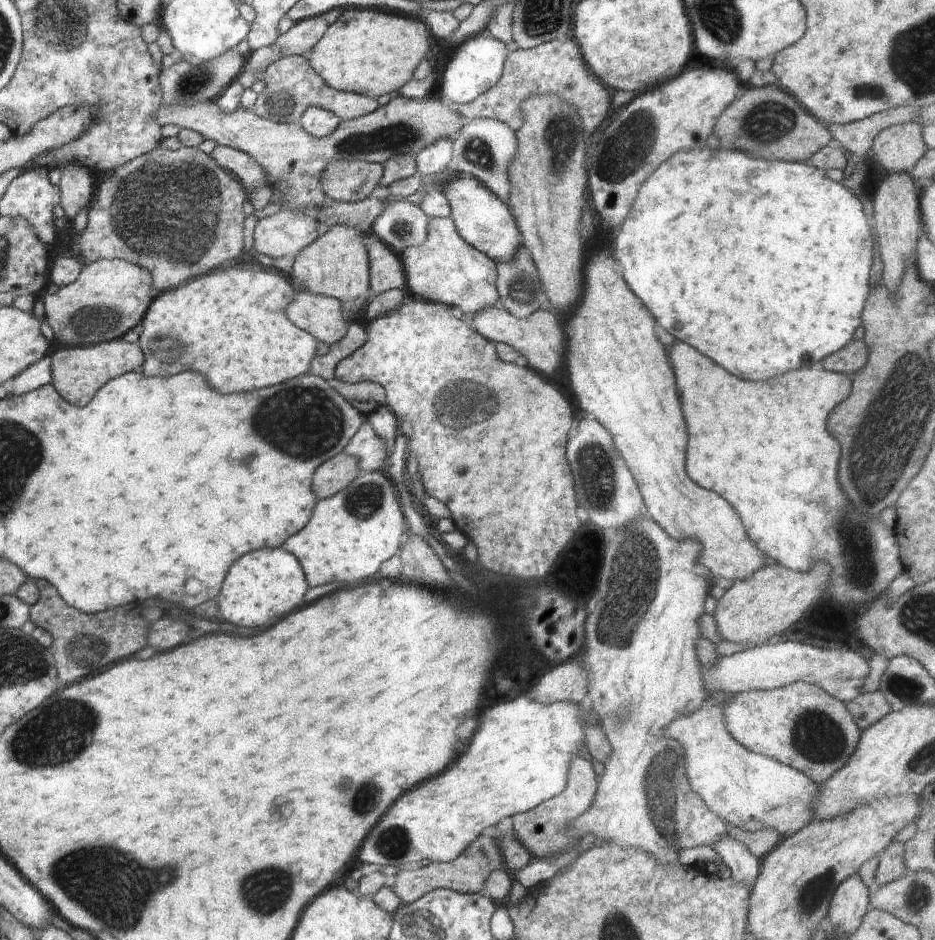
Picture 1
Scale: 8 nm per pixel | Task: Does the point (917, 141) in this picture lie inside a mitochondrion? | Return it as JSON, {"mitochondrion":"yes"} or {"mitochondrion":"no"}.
{"mitochondrion":"no"}

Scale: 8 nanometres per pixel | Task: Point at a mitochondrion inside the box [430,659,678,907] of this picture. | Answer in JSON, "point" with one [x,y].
{"point":[547,841]}

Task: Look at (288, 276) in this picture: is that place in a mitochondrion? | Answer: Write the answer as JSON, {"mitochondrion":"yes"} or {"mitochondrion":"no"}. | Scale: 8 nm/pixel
{"mitochondrion":"no"}

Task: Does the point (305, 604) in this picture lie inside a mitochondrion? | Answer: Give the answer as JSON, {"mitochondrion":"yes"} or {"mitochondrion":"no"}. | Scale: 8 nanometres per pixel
{"mitochondrion":"no"}

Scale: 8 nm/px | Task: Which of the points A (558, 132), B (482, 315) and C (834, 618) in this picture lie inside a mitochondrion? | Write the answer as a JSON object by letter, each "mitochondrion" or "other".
{"A":"mitochondrion","B":"other","C":"other"}

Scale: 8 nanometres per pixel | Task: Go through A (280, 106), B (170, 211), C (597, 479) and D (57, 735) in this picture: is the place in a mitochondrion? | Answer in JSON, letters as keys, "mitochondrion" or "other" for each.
{"A":"mitochondrion","B":"mitochondrion","C":"mitochondrion","D":"mitochondrion"}

